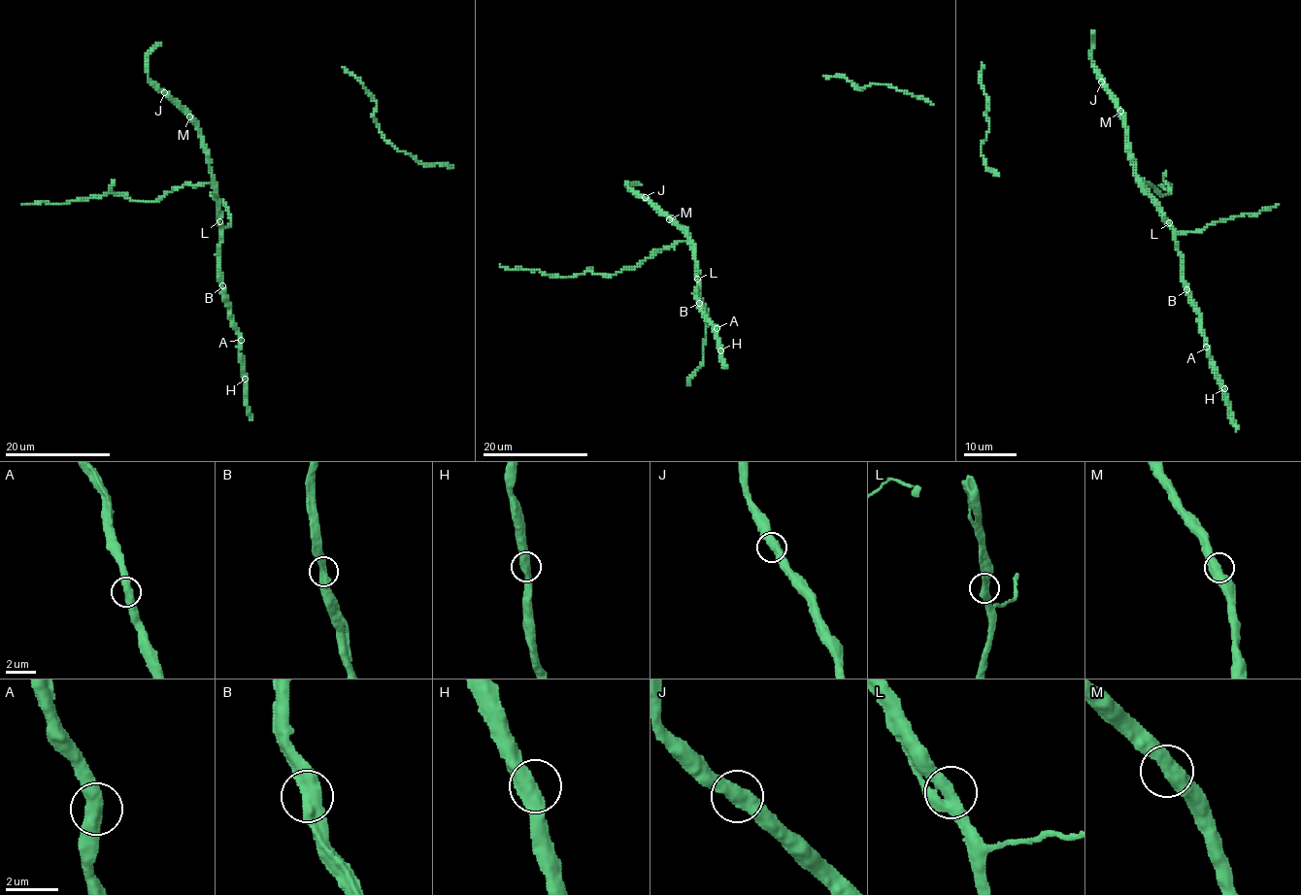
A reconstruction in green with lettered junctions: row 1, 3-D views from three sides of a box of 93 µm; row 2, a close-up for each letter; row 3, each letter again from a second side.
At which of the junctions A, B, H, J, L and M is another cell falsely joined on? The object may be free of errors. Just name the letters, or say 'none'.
none

